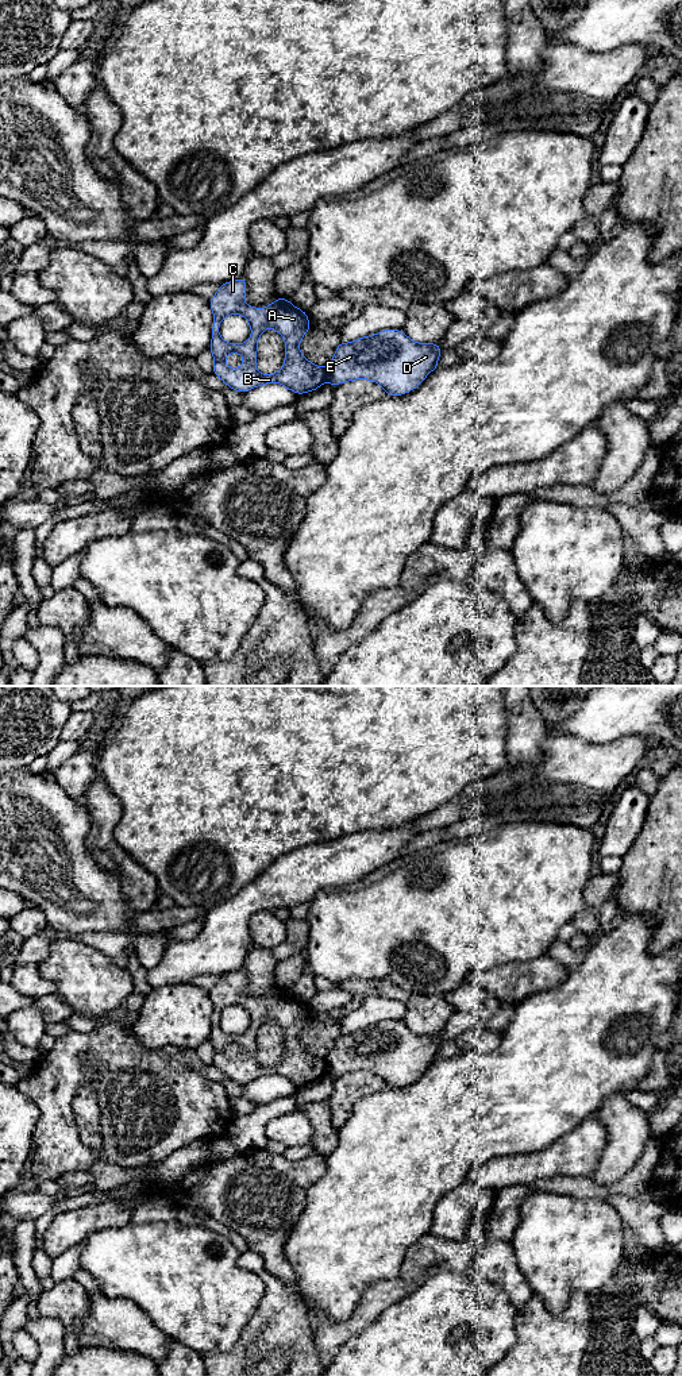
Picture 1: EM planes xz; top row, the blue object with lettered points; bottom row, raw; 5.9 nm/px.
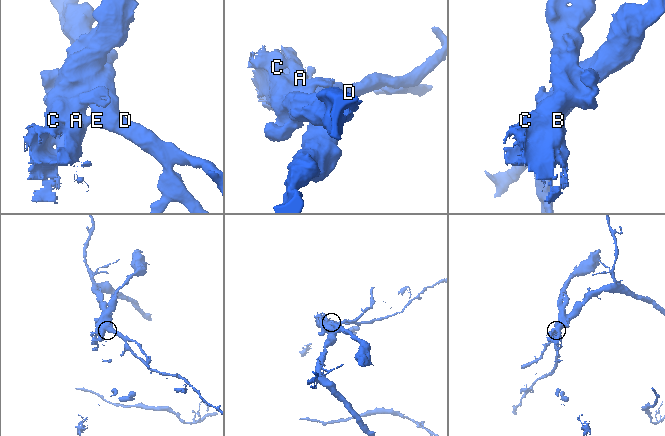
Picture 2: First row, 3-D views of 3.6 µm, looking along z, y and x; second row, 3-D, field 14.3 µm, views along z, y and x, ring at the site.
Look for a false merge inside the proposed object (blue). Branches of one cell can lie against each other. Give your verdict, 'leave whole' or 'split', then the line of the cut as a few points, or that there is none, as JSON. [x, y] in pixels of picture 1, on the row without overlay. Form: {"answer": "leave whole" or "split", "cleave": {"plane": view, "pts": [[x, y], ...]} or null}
{"answer": "split", "cleave": {"plane": "xz", "pts": [[324, 1060], [328, 1072]]}}

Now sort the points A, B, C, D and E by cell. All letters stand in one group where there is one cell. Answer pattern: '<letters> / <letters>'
A B C / D E

